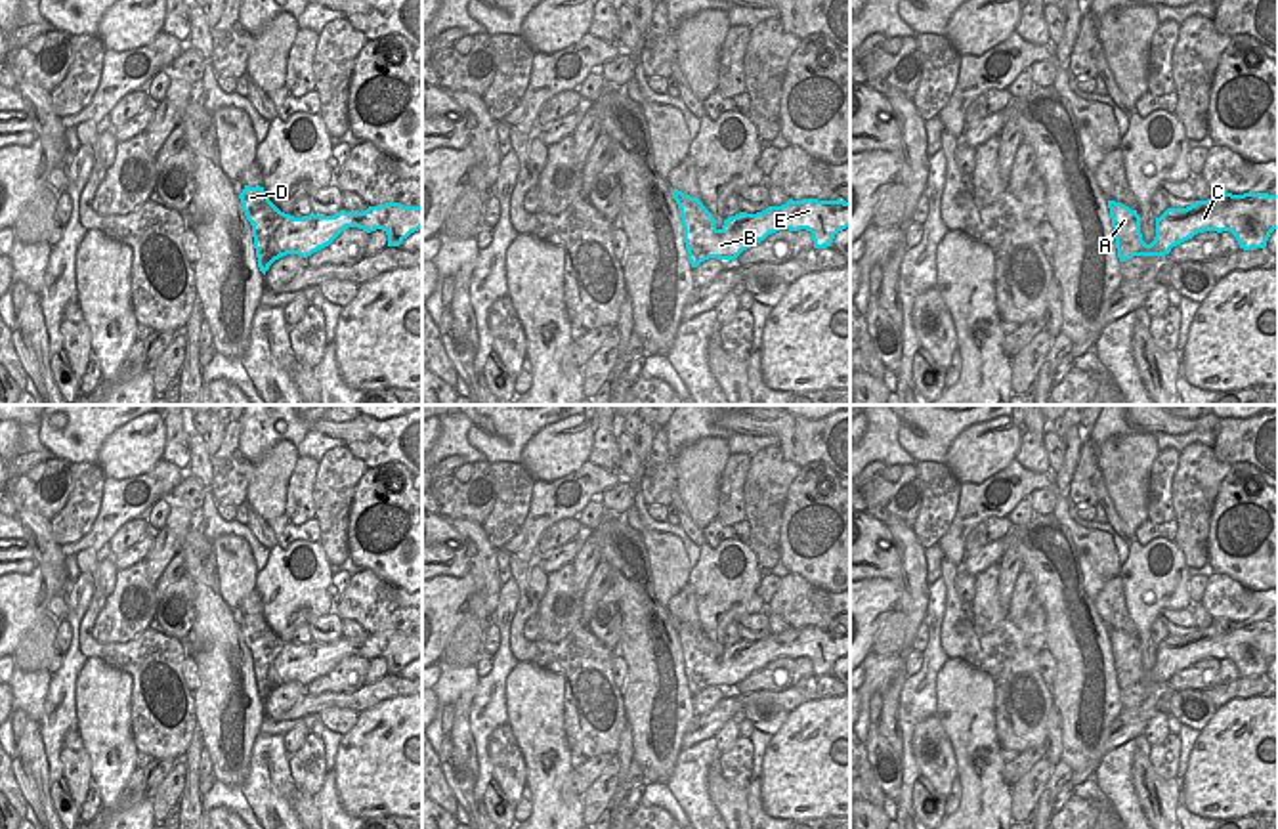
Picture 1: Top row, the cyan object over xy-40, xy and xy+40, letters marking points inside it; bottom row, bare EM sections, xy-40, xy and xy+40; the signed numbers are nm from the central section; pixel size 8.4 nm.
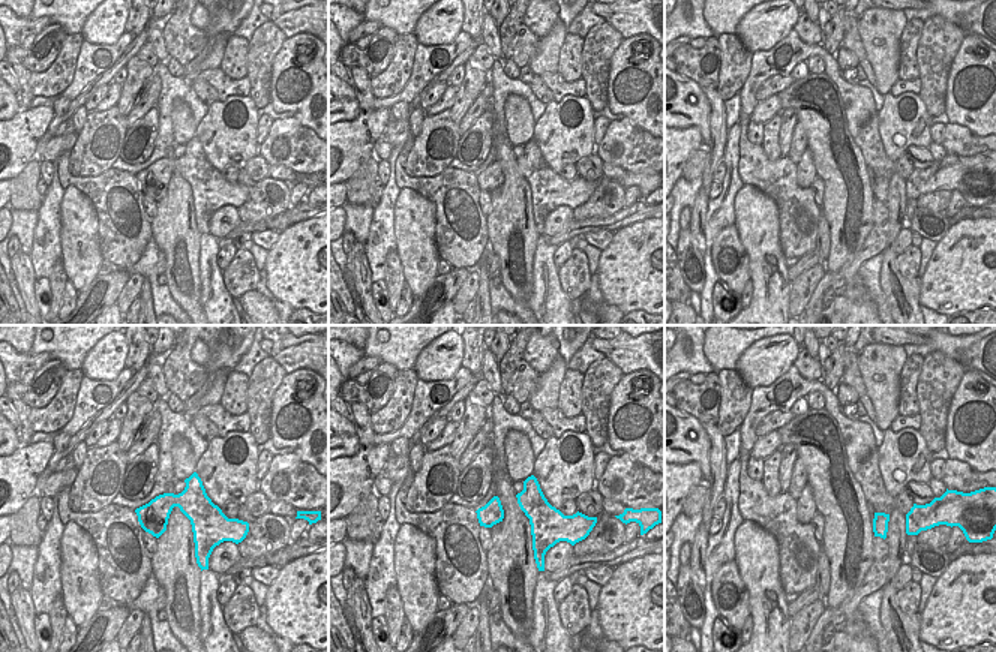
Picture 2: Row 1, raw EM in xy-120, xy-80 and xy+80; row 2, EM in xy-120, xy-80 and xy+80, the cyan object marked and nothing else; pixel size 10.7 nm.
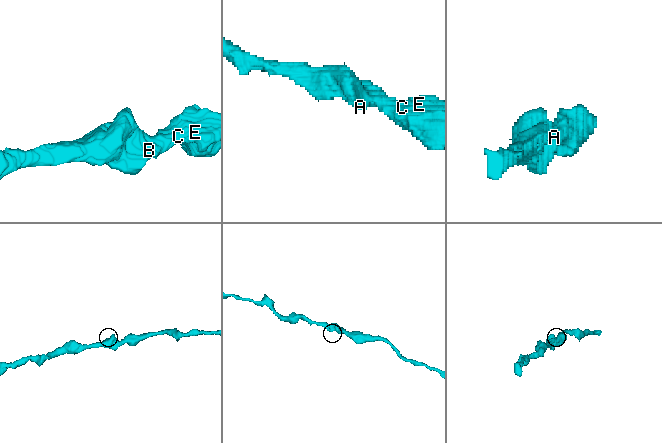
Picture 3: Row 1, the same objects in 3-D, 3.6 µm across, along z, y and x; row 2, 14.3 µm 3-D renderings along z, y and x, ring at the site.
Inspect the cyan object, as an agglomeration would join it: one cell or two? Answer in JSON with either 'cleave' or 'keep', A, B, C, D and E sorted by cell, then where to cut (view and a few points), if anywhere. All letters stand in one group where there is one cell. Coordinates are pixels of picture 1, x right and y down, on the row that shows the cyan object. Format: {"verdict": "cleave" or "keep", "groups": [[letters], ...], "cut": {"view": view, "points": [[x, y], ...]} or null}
{"verdict": "keep", "groups": [["A", "B", "C", "D", "E"]], "cut": null}

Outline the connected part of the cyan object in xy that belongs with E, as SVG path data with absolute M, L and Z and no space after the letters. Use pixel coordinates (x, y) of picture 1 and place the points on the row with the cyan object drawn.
M672 189L672 199L680 208L684 243L692 267L697 267L709 258L735 262L743 250L779 229L806 229L812 233L814 248L825 248L831 246L839 231L850 227L850 202L841 199L789 199L781 206L768 206L756 214L739 212L724 220L720 229L699 199L678 189Z

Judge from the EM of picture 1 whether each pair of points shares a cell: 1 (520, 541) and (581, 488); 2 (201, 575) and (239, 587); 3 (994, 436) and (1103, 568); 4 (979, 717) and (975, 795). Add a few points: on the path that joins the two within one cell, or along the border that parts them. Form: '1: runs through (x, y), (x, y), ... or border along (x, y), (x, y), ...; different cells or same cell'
1: runs through (535, 526), (566, 499); same cell
2: border along (212, 547), (218, 593), (230, 608); different cells
3: border along (1015, 457), (1003, 468), (975, 484); different cells
4: runs through (973, 736), (973, 747), (965, 759), (975, 776); same cell

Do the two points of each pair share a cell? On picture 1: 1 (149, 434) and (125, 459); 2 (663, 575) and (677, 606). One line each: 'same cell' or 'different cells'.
1: same cell
2: different cells

